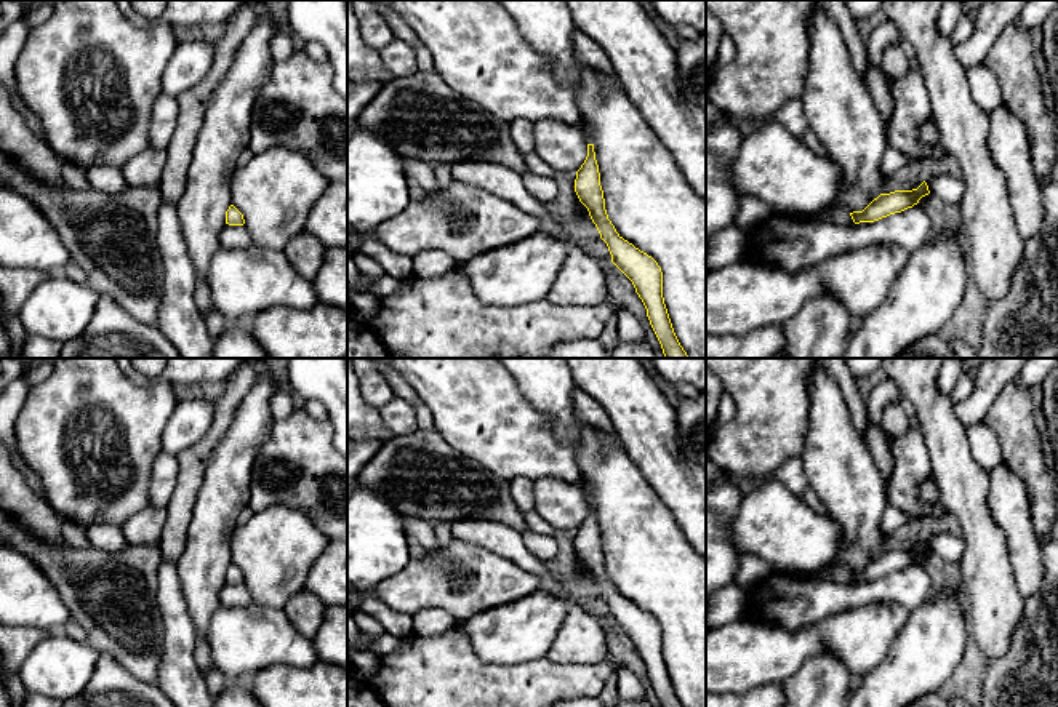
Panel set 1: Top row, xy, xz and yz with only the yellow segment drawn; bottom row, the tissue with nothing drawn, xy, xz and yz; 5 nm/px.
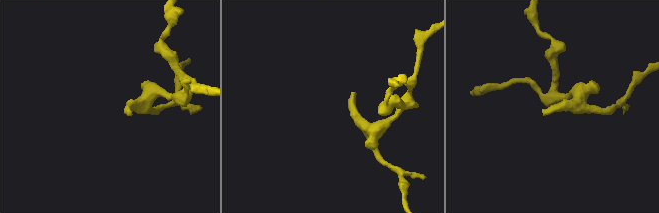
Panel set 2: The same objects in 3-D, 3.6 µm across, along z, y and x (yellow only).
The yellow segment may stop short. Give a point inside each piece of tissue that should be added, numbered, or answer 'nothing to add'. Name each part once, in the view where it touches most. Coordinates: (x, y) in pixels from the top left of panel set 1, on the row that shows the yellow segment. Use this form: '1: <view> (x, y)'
1: yz (834, 215)

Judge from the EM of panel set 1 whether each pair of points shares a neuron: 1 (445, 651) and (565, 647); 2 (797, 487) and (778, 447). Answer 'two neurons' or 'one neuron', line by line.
1: two neurons
2: two neurons

